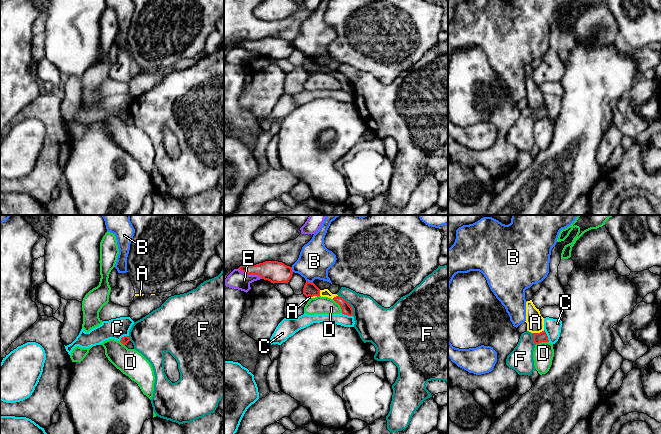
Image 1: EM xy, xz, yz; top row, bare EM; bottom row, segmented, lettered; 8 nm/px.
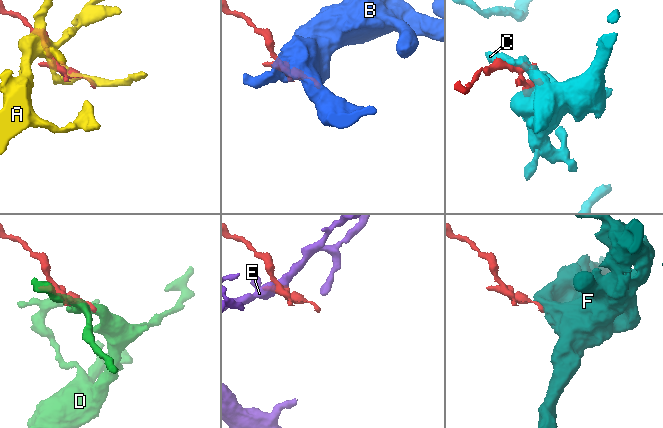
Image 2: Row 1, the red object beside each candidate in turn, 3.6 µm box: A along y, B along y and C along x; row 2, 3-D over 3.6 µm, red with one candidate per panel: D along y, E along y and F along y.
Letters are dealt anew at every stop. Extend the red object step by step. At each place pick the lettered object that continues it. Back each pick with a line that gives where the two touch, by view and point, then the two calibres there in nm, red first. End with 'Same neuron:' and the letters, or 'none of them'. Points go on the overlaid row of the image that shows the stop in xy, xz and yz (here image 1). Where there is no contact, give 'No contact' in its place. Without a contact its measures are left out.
D: Touches red at xz (339, 304). Thickness 80 nm (red) against 140 nm
Same neuron: D

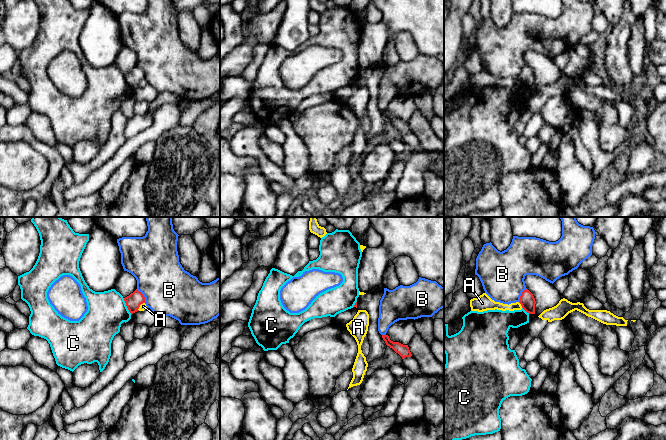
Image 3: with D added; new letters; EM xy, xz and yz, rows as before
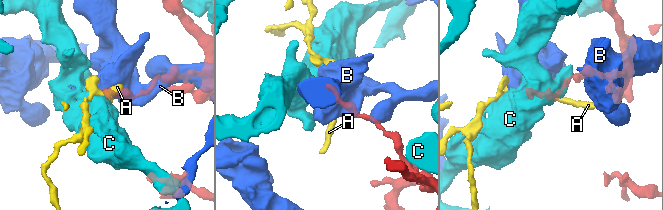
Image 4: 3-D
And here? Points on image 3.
Same neuron: none of them

